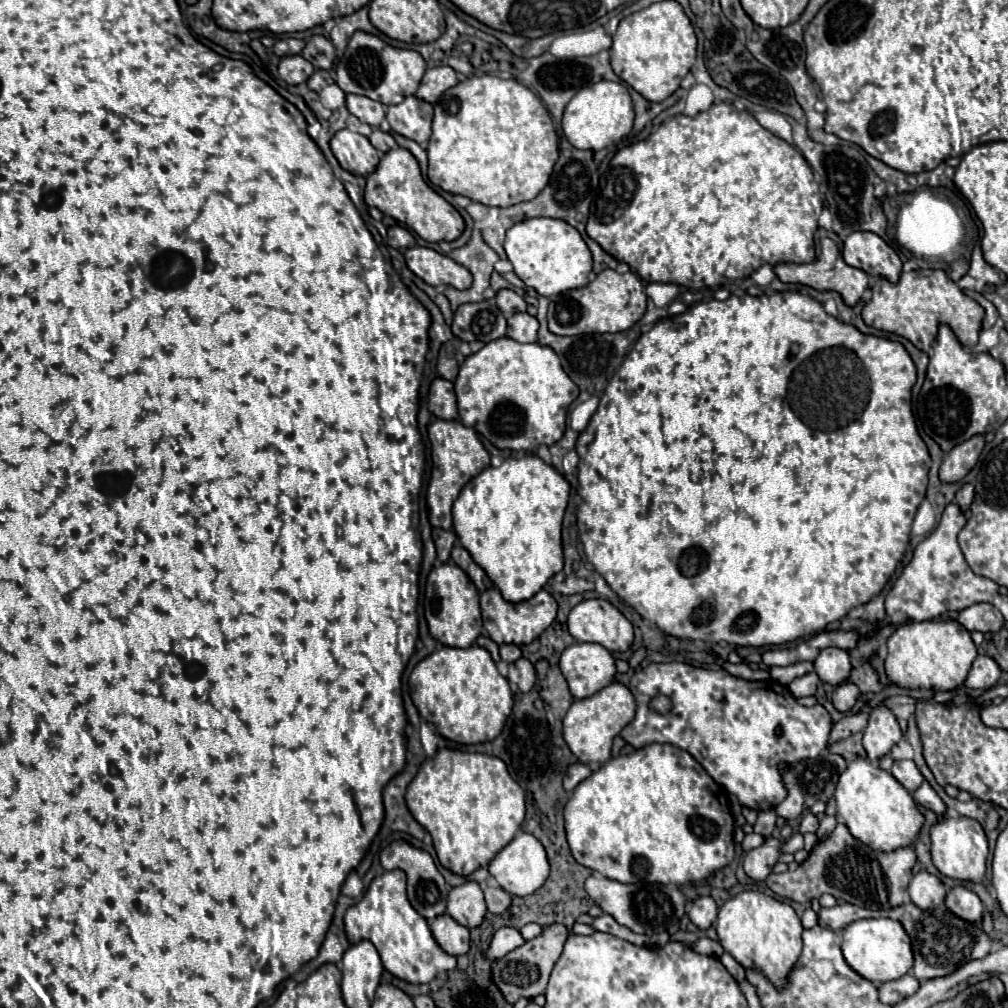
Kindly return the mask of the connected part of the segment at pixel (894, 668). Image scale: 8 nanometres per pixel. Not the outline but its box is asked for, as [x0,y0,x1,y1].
[886,621,976,691]

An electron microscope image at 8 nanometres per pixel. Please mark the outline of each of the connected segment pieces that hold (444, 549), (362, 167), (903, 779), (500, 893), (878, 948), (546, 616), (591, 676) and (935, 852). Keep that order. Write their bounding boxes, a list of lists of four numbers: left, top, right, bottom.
[[432,529,456,563],[330,129,380,177],[890,761,924,793],[484,887,512,913],[842,919,914,985],[480,589,556,645],[560,643,616,699],[930,817,988,883]]

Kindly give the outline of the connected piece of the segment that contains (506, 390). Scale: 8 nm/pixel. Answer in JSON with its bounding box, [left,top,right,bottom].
[454,337,578,453]

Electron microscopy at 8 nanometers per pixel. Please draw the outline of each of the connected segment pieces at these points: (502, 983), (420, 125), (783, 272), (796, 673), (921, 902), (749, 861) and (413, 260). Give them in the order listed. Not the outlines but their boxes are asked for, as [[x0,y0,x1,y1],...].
[[492,923,568,1005],[386,97,432,147],[774,237,868,307],[770,661,814,685],[908,871,946,911],[744,837,780,881],[404,247,472,291]]

